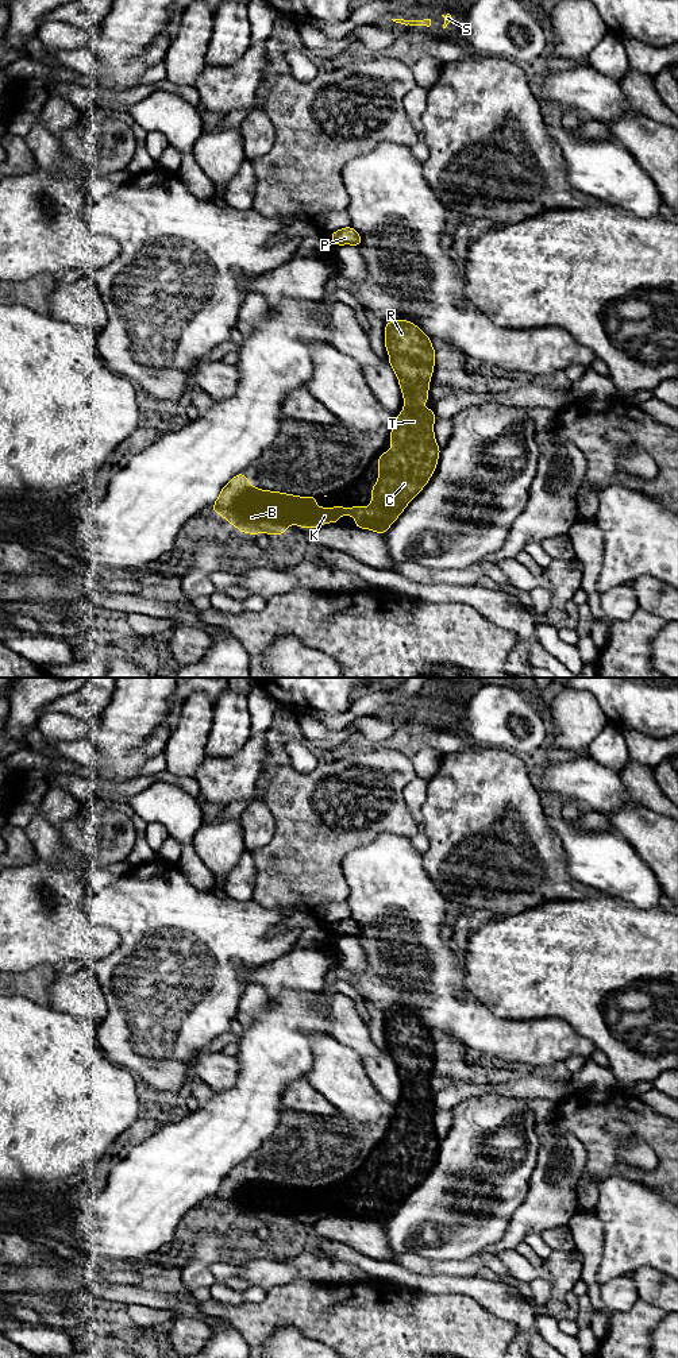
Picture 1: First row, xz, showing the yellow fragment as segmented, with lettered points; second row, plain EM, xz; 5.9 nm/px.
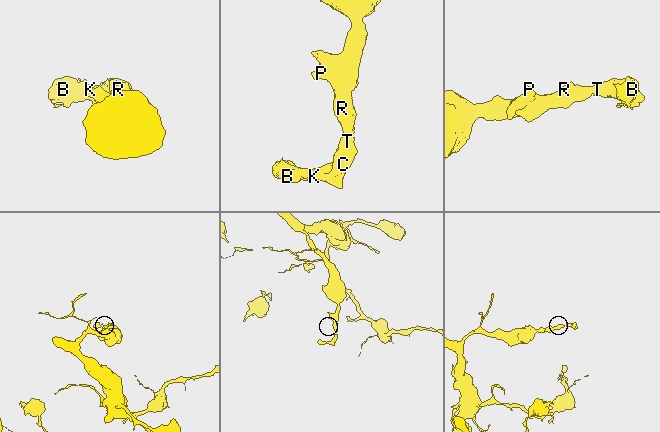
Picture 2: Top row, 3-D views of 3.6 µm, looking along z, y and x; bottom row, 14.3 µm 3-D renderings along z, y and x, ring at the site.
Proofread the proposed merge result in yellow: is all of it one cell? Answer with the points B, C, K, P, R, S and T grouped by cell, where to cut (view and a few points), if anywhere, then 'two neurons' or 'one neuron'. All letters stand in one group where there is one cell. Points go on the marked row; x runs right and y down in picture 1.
groups B C K P R S T; cut none; one neuron

